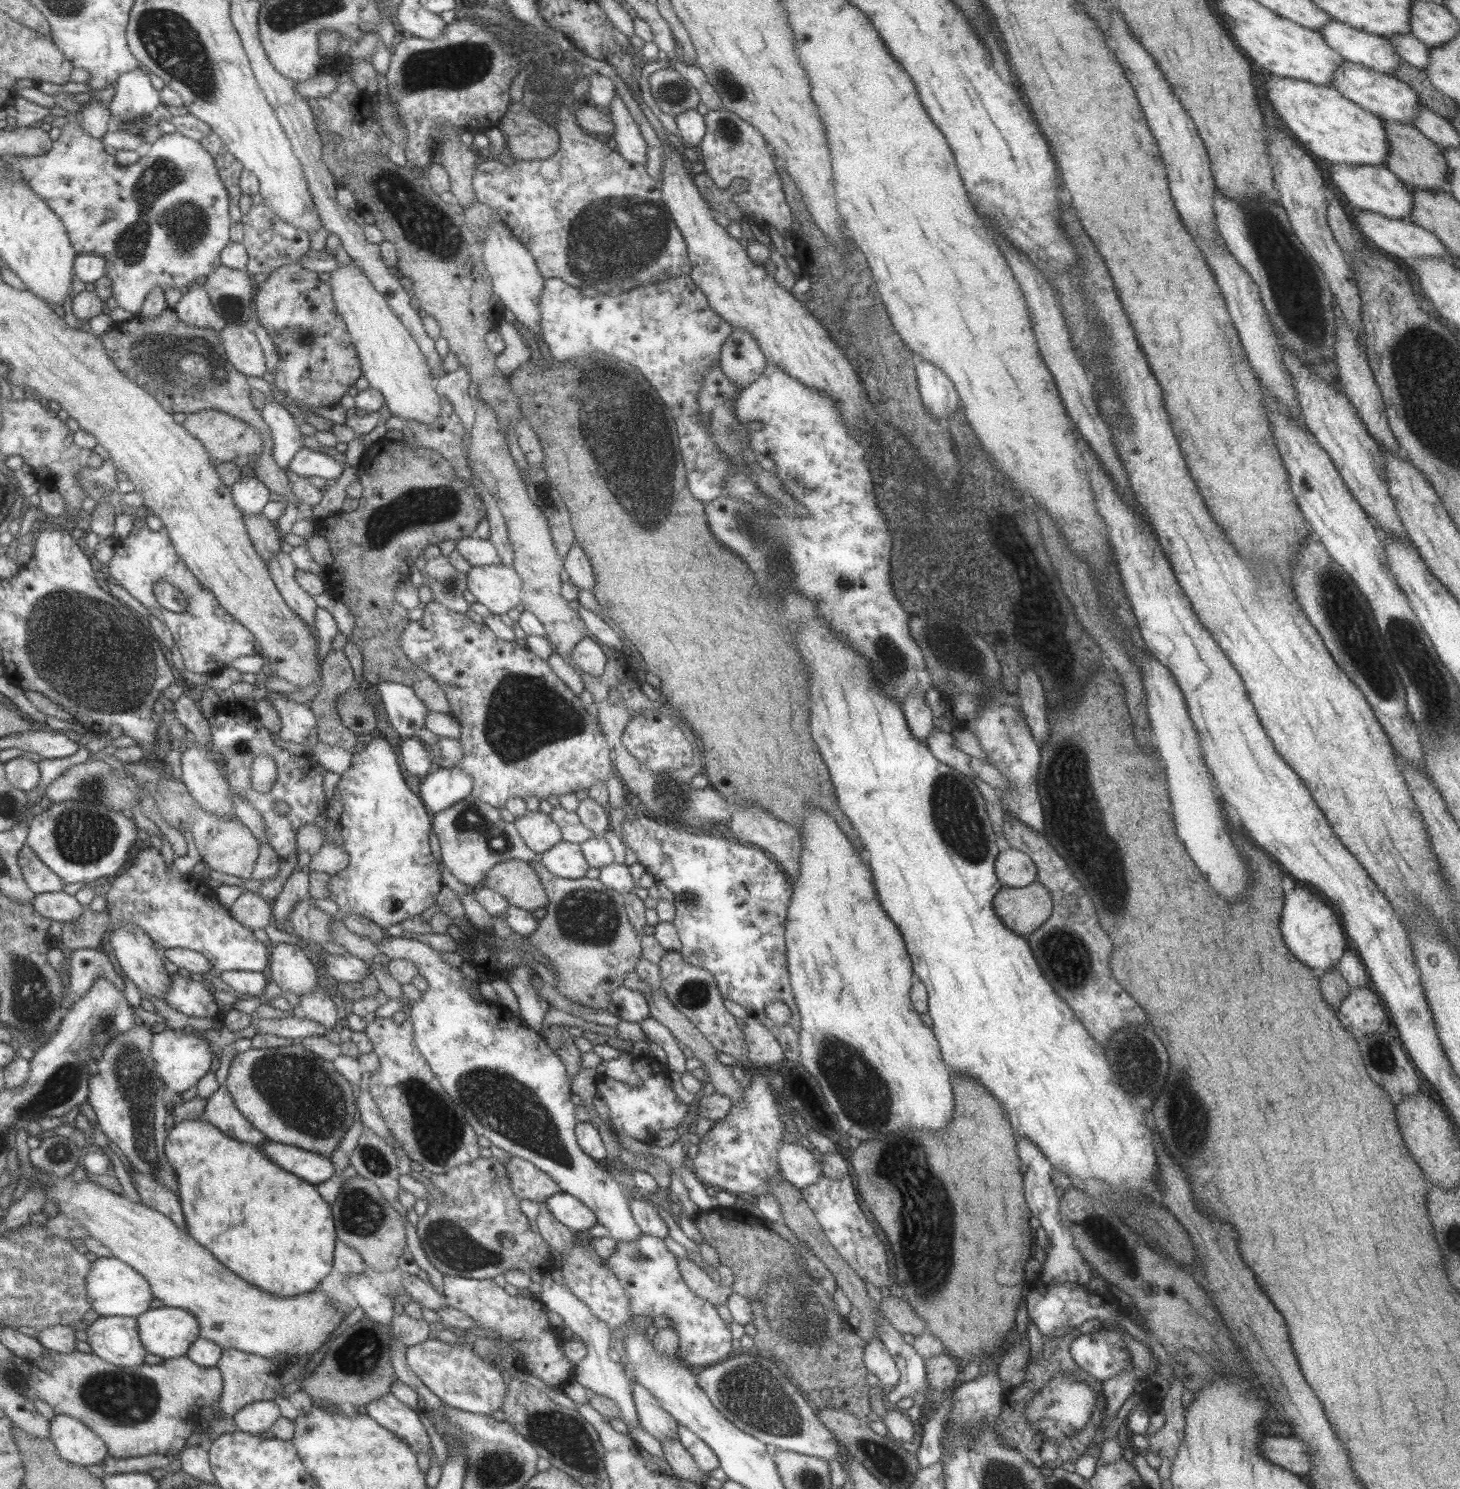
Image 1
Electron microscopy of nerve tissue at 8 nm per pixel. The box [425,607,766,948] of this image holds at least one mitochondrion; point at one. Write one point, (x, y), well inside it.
(525, 715)

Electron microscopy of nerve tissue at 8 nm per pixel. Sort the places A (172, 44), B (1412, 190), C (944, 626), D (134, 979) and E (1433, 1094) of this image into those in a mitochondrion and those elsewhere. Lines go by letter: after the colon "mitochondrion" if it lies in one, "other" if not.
A: mitochondrion
B: other
C: mitochondrion
D: other
E: other

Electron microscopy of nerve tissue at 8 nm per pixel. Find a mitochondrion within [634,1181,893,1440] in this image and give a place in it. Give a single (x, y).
(791, 1304)

